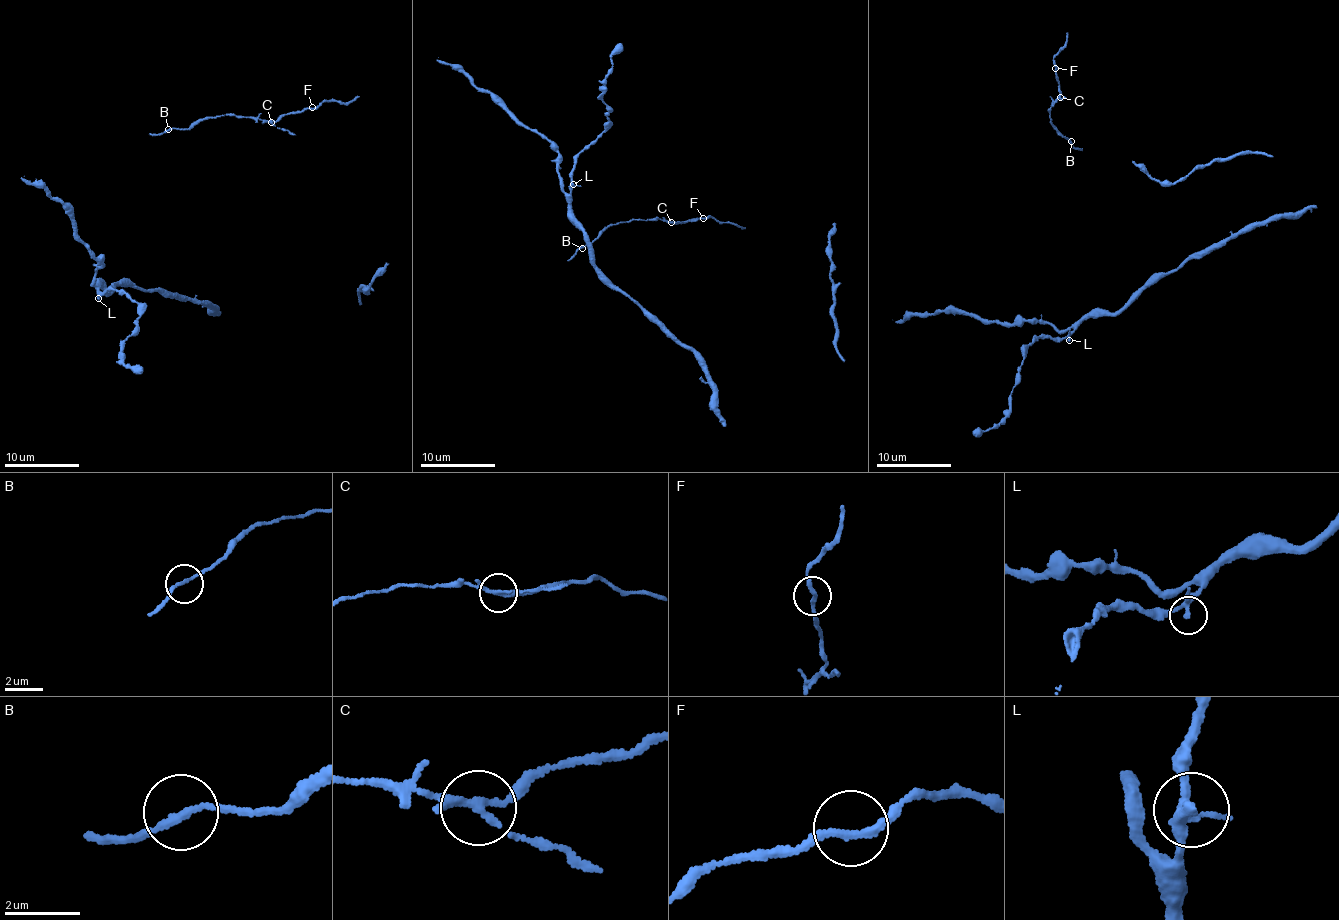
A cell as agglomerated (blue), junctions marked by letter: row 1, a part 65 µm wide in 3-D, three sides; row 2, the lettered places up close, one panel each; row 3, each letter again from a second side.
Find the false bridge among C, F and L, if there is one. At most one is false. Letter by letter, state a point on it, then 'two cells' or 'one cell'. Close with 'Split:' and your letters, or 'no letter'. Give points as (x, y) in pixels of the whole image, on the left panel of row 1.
C: place (271, 122); two cells
F: place (312, 107); one cell
L: place (98, 298); one cell
Split: C

